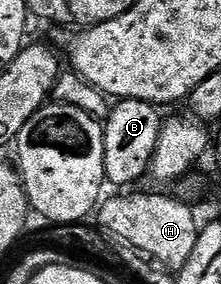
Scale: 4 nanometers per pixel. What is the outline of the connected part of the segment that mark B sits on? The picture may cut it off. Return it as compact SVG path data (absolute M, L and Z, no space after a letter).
M117 100L110 107L109 119L104 121L105 145L105 178L112 184L133 184L141 175L149 172L149 163L157 149L159 134L163 123L158 109L142 100Z

